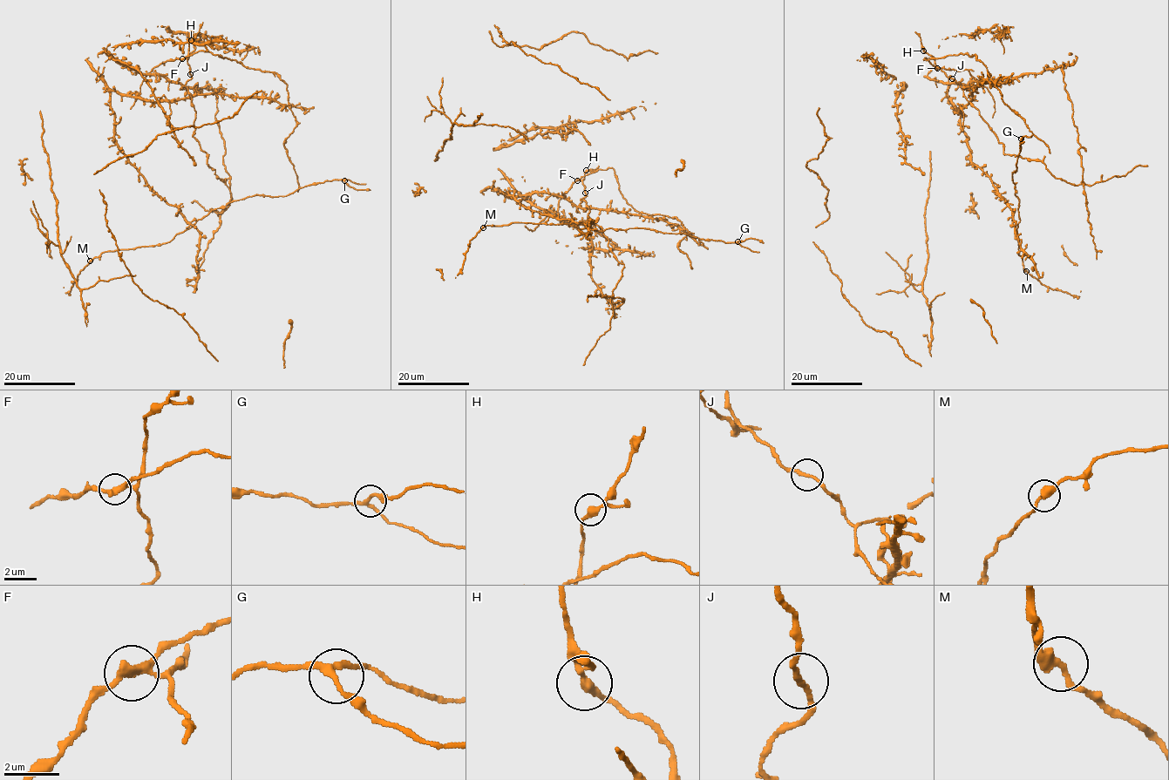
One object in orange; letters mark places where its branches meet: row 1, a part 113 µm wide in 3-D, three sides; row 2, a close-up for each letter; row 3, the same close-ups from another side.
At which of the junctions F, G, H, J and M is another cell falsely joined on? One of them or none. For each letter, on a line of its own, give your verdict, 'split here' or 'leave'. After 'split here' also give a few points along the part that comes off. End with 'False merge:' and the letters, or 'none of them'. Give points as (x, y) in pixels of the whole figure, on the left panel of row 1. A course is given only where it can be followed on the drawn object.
F: split here
G: leave
H: leave
J: leave
M: leave
False merge: F

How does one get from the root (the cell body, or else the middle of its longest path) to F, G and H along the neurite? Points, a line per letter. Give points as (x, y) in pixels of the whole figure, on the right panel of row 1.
F: (1073, 110), (1084, 182), (1076, 186), (1056, 178), (1040, 160), (1003, 152), (1003, 144), (961, 86), (936, 68)
G: (1073, 110), (1076, 186), (1003, 152), (925, 57), (974, 54), (994, 80), (957, 113), (1013, 213), (1021, 139)
H: (1073, 110), (1084, 182), (1076, 186), (1056, 178), (1040, 160), (1003, 152), (1003, 144), (961, 86), (923, 50)

